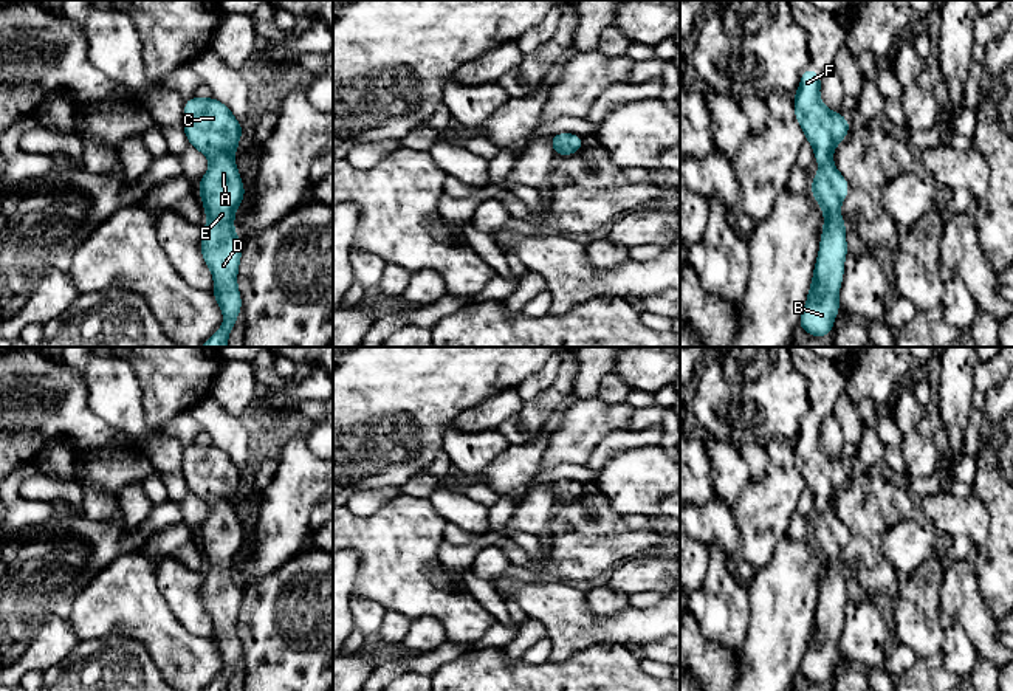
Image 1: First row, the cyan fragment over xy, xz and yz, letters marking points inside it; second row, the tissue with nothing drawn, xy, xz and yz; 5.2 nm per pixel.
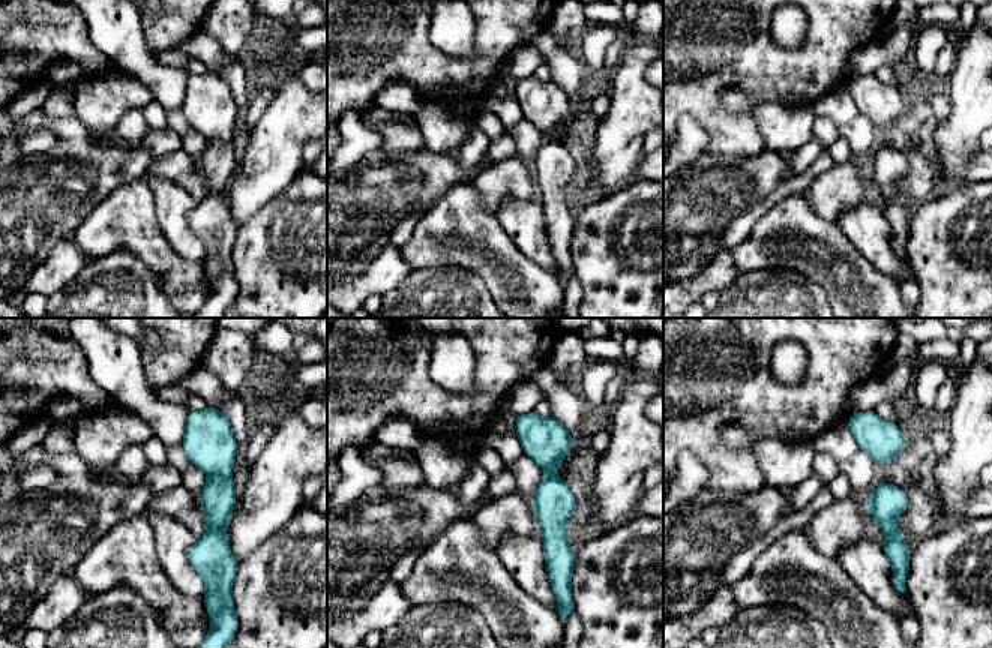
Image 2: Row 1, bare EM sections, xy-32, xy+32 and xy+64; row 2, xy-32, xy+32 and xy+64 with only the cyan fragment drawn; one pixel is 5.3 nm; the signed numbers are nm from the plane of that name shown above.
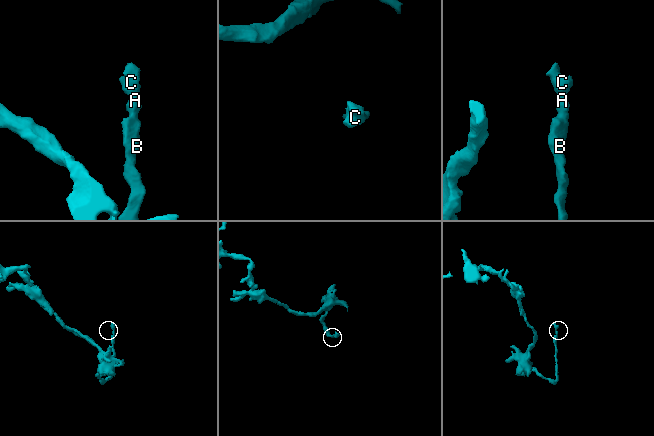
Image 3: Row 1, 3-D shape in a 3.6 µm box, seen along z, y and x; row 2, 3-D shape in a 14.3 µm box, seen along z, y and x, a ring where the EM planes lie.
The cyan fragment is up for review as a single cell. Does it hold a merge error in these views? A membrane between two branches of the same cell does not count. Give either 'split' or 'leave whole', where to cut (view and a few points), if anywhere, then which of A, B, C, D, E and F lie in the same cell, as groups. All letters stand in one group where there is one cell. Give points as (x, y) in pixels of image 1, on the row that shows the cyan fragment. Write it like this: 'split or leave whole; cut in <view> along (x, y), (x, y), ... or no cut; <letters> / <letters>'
leave whole; no cut; A B C D E F

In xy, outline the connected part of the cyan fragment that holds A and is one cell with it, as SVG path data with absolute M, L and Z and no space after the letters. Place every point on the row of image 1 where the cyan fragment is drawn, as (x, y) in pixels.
M214 96L186 99L183 113L189 144L211 160L197 187L208 217L200 251L212 273L215 285L212 296L225 318L223 325L200 347L228 347L228 335L242 310L237 271L243 243L234 232L234 215L246 189L232 155L239 149L243 127Z

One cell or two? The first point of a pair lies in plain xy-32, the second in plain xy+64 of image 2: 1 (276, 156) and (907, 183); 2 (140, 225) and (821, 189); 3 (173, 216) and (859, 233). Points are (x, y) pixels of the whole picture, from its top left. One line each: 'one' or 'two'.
1: two
2: two
3: one

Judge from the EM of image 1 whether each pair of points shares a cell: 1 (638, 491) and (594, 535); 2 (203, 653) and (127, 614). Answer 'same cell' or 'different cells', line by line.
1: different cells
2: same cell

